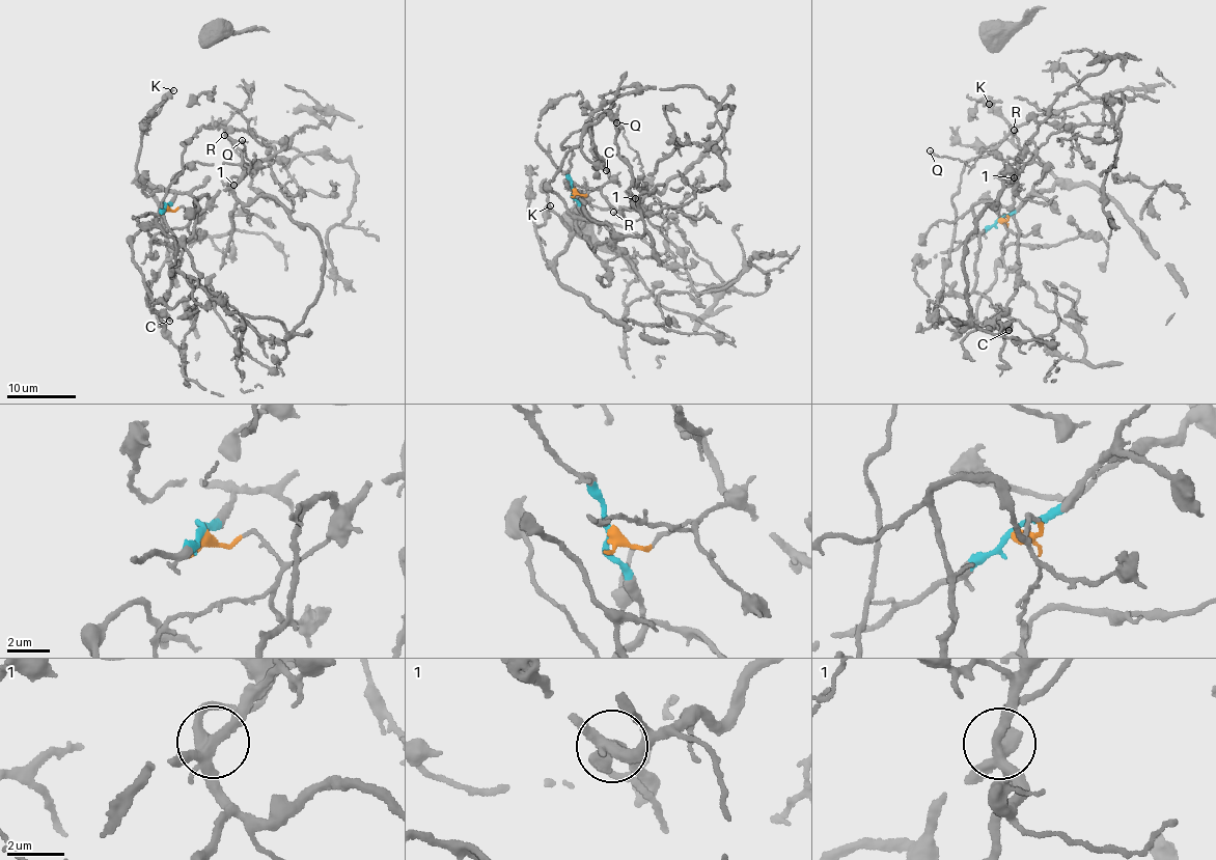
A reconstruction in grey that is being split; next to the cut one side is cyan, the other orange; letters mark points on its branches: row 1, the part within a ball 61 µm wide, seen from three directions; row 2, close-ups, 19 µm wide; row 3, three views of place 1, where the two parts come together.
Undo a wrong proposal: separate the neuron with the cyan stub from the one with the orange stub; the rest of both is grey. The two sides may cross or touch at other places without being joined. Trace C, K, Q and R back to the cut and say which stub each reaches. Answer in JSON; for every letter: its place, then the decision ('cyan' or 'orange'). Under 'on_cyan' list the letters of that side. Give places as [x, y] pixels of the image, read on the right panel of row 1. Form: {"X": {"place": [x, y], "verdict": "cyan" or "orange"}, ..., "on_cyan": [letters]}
{"C": {"place": [1009, 330], "verdict": "orange"}, "K": {"place": [989, 104], "verdict": "cyan"}, "Q": {"place": [930, 150], "verdict": "orange"}, "R": {"place": [1014, 130], "verdict": "orange"}, "on_cyan": ["K"]}

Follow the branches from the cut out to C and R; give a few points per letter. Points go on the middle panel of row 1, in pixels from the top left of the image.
C: (572, 190), (586, 195), (610, 181), (589, 135), (589, 116), (607, 104), (581, 138), (584, 155), (607, 170)
R: (572, 190), (610, 181), (589, 116), (618, 96), (697, 87), (734, 105), (694, 164), (612, 212)

